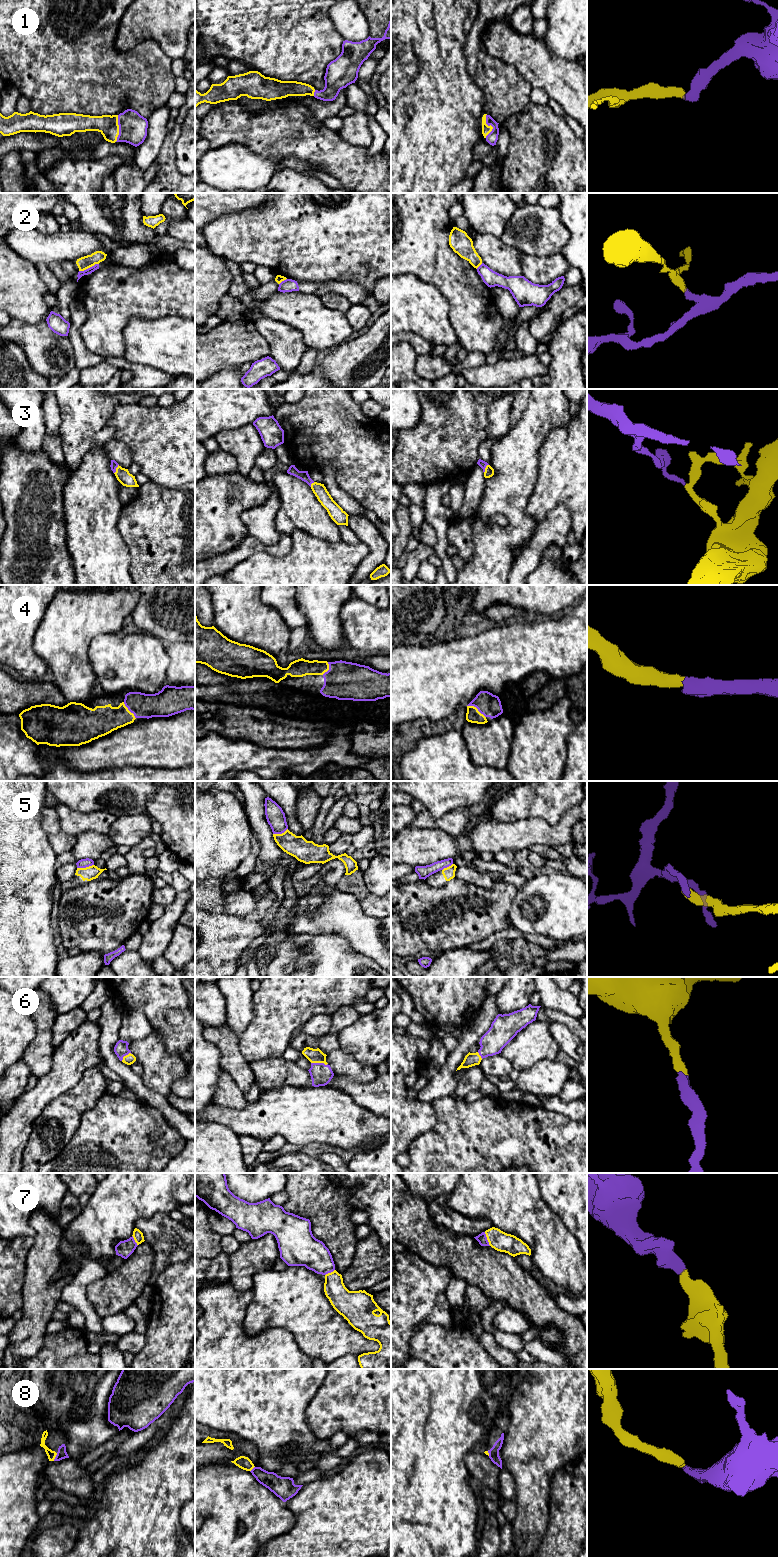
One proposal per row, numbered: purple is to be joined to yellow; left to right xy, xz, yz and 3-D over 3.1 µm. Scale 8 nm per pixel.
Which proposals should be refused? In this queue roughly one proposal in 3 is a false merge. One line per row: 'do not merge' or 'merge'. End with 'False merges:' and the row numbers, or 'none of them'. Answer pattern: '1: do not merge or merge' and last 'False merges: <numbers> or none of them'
1: merge
2: do not merge
3: do not merge
4: merge
5: do not merge
6: merge
7: merge
8: merge
False merges: 2, 3, 5

